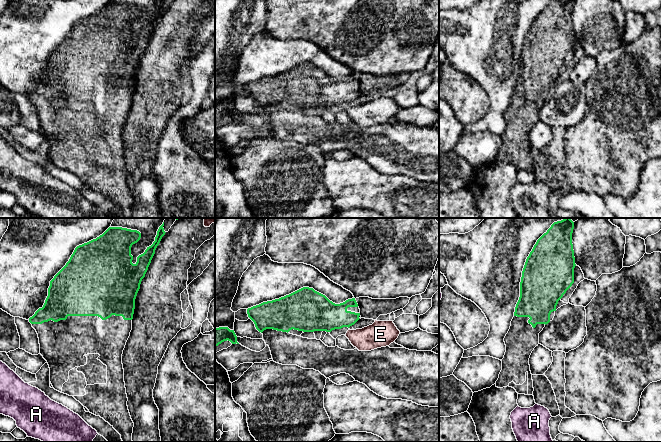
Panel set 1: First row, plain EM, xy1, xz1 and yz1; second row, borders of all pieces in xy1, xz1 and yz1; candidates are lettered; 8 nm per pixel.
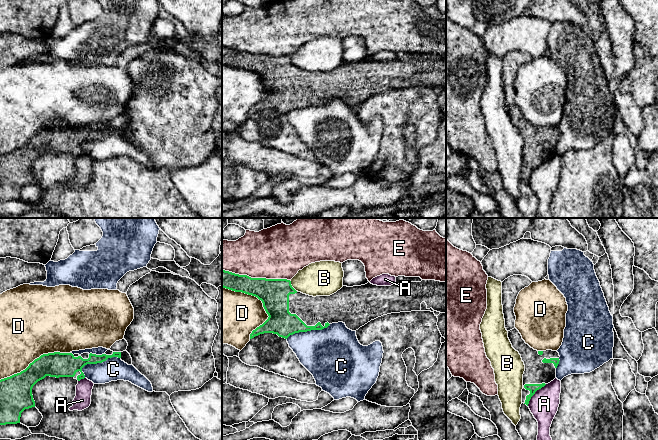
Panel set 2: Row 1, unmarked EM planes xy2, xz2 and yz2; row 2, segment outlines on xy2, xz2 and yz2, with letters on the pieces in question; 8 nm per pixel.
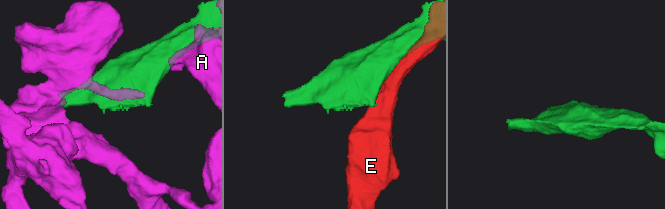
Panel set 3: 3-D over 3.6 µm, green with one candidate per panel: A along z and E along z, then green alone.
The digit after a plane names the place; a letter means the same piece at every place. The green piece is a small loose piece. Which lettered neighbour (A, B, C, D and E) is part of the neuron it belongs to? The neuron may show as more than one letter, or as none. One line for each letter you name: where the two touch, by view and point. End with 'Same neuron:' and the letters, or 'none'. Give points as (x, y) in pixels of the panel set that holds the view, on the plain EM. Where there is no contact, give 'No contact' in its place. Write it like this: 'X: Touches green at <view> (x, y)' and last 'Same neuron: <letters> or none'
Same neuron: none

